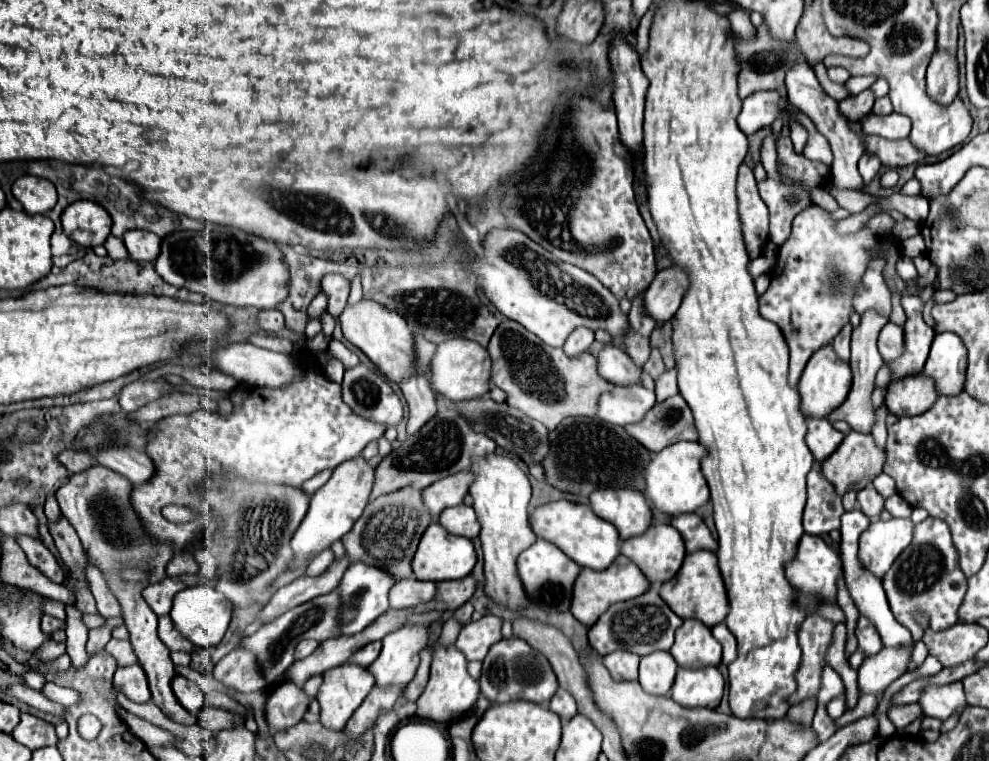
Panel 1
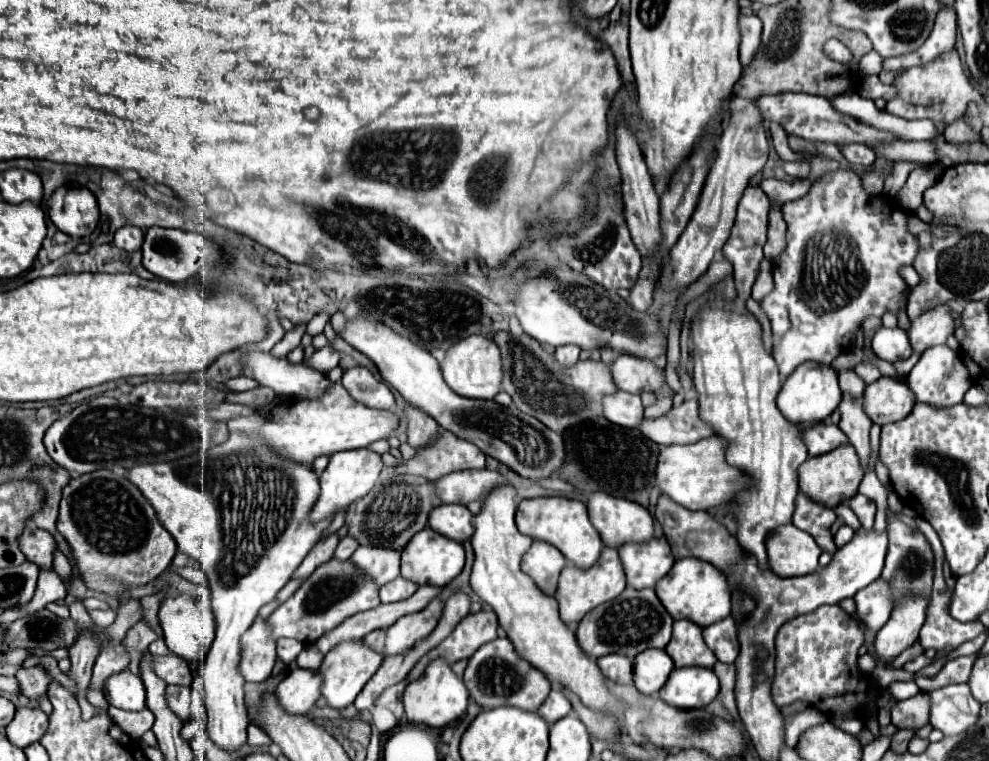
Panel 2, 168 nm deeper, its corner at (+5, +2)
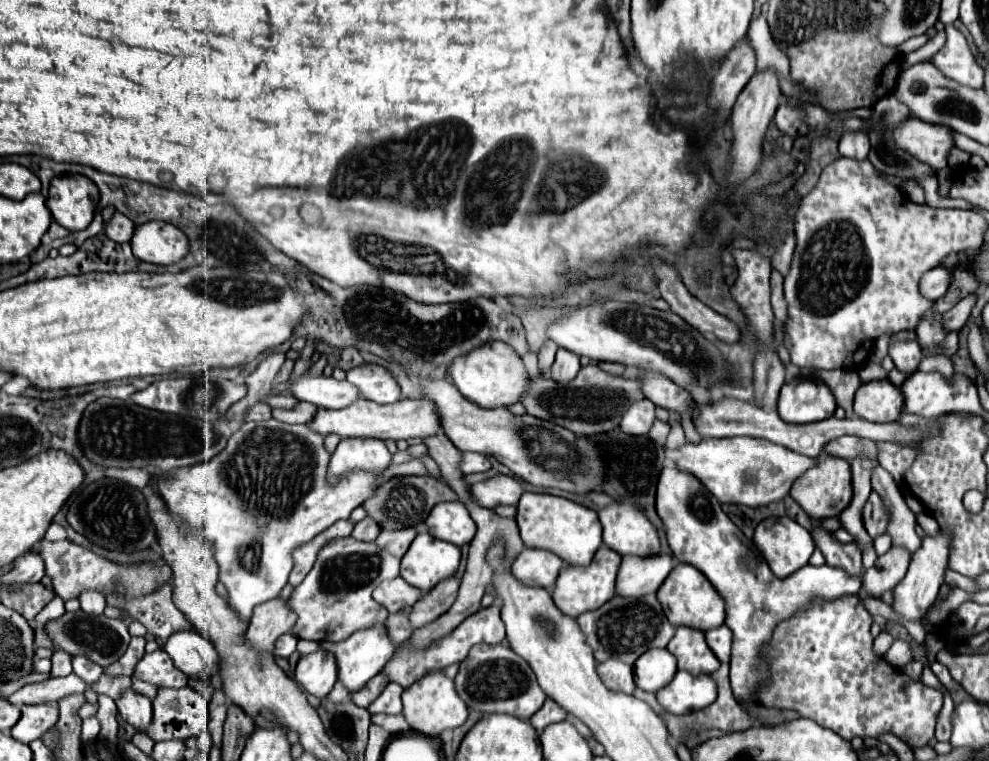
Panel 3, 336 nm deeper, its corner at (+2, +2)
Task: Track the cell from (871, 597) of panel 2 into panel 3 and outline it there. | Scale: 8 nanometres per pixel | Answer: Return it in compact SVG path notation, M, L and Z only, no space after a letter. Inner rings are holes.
M889 549L885 555L877 557L875 565L867 569L863 577L863 589L869 591L873 597L881 597L885 591L893 589L907 573L911 553L905 549Z

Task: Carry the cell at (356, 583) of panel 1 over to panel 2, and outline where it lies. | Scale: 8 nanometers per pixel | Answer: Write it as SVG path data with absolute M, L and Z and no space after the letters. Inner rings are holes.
M358 547L350 561L378 587L400 575L400 551L380 547Z

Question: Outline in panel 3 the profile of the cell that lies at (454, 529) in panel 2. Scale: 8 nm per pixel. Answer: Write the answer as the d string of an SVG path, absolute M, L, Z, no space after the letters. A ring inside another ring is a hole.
M461 501L435 505L425 521L429 533L453 545L465 545L475 537L475 523Z

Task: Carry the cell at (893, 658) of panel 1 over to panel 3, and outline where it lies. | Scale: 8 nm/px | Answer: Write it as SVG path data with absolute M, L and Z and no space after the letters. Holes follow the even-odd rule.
M939 529L937 535L925 535L921 539L921 549L917 549L917 553L911 555L911 565L907 575L901 579L901 585L895 587L895 603L893 609L897 613L901 613L907 619L923 619L925 611L933 605L933 601L937 599L939 587L943 585L943 575L947 569L947 561L949 561L949 547L951 547L951 537Z

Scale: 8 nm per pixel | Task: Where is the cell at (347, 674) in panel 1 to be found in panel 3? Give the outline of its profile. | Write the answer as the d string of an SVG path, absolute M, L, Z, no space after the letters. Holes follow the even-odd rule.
M385 623L383 625L371 625L369 629L361 629L361 631L353 633L349 639L345 639L341 643L321 641L319 645L321 645L321 649L327 649L335 655L337 667L339 667L339 681L349 691L361 689L371 677L381 673L381 669L385 667L389 657L393 657L393 653L395 653L395 645L389 641L389 635L385 633Z

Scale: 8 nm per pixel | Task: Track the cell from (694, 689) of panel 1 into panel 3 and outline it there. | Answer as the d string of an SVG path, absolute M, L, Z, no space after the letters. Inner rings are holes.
M679 671L675 679L655 693L657 703L671 715L685 715L697 709L705 709L717 697L717 685L709 675L693 677Z

